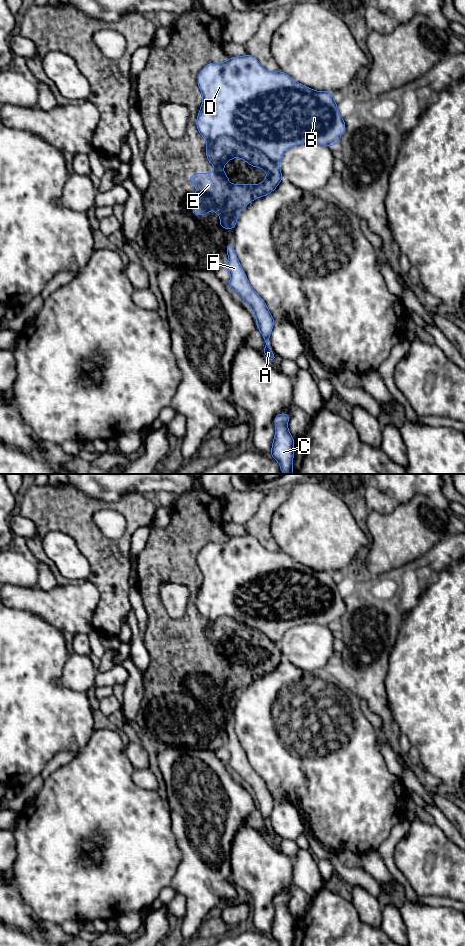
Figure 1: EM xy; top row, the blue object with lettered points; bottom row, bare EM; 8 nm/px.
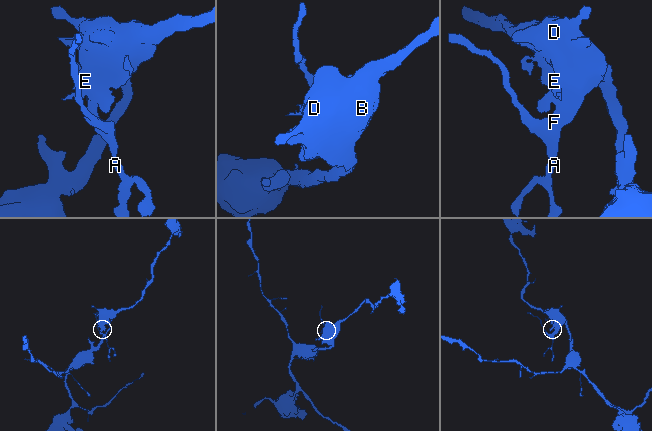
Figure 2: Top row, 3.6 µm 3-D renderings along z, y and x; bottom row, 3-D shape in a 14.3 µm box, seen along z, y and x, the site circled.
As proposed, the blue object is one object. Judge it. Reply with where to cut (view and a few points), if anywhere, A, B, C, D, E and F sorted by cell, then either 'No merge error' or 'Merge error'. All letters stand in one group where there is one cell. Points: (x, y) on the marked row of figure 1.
Split along xy (207, 141), (213, 141), (220, 136), (230, 136), (279, 162). Groups: A B C D F / E. Merge error

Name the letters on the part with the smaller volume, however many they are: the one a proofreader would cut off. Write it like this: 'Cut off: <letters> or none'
Cut off: E

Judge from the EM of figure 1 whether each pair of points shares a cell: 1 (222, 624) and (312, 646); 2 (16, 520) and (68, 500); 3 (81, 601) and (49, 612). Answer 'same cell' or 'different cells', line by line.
1: different cells
2: different cells
3: same cell

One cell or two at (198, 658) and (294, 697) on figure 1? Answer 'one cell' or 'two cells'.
two cells

